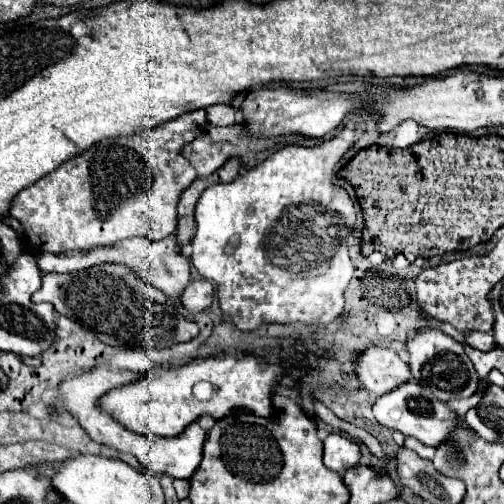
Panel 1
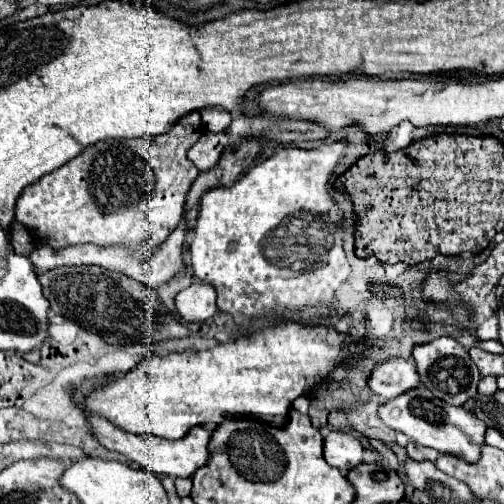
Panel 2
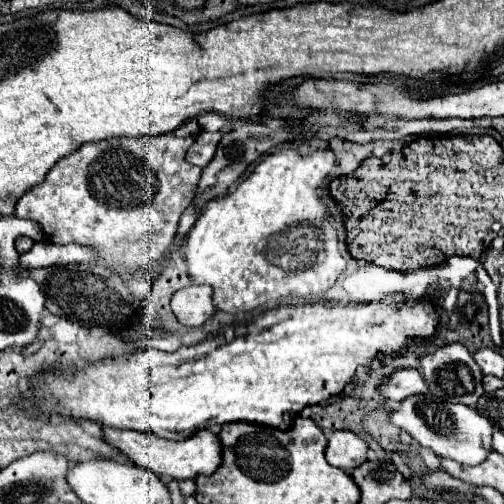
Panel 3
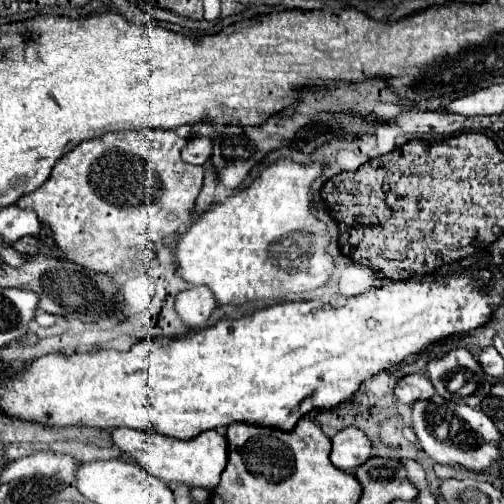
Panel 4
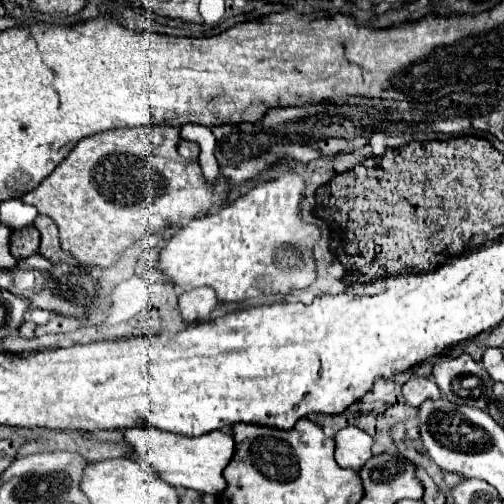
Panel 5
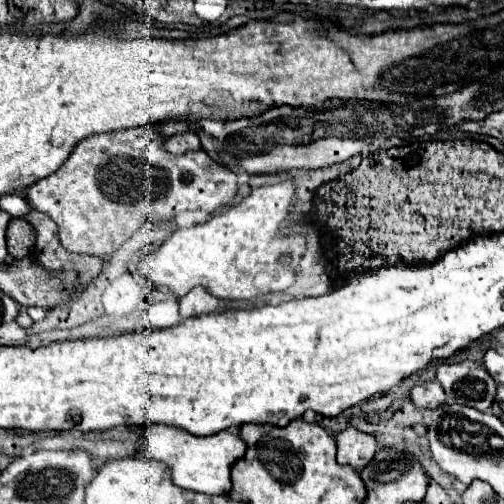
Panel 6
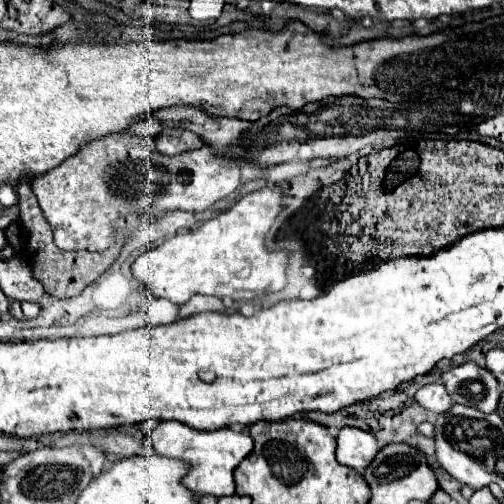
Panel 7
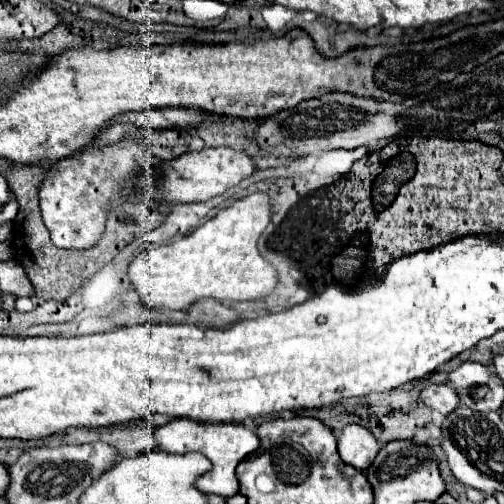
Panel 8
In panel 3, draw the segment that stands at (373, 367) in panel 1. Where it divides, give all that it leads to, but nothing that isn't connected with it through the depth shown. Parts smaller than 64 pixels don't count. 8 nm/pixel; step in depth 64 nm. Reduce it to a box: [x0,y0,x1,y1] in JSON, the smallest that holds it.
[376,368,428,402]

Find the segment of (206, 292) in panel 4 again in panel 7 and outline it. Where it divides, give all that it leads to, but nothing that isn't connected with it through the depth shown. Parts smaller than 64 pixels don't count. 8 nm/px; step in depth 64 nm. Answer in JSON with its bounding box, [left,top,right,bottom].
[180,294,224,318]

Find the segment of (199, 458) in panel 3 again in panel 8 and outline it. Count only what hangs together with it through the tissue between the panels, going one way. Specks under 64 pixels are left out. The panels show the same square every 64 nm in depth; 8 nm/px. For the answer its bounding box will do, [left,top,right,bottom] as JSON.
[156,420,258,496]

